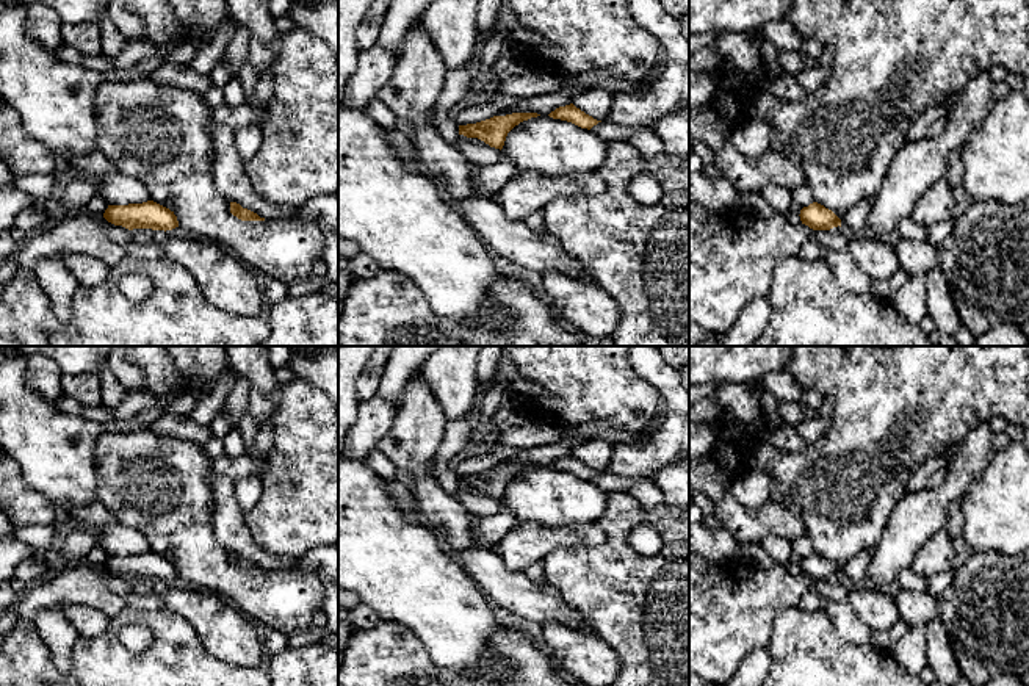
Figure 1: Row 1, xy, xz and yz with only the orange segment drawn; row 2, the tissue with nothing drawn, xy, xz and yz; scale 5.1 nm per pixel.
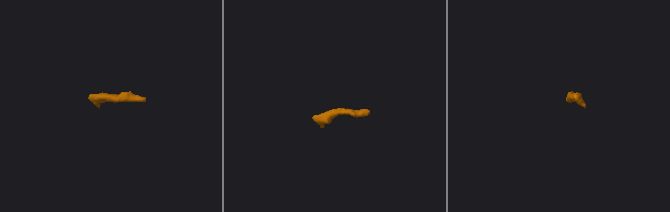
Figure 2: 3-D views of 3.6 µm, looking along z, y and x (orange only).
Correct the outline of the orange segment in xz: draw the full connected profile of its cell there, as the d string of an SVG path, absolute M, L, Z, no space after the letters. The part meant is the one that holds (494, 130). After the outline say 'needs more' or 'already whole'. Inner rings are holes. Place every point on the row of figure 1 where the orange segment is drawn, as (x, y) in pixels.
M512 113L506 116L493 116L490 119L459 125L459 135L478 138L495 149L503 149L507 133L523 121L537 117L537 113Z; already whole

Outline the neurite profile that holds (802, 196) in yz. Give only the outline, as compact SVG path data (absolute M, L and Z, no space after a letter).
M808 185L797 186L793 191L793 202L796 202L800 208L808 207L814 202L813 191Z

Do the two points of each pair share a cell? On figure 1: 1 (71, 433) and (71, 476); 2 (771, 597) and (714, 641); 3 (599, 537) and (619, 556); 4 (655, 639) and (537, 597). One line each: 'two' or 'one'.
1: one
2: one
3: two
4: two

